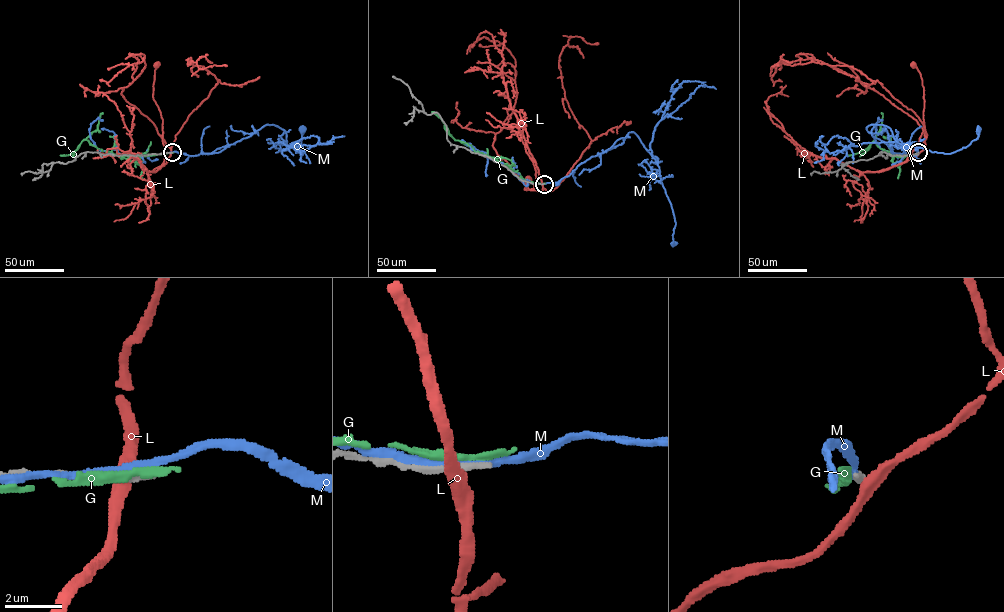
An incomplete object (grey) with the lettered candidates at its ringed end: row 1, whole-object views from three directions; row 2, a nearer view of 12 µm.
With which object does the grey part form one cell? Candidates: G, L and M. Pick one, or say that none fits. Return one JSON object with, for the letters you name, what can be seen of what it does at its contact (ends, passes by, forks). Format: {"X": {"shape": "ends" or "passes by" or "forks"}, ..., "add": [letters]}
{"add": []}

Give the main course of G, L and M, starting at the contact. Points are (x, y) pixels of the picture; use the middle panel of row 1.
G: (543, 183), (518, 177), (501, 162), (455, 140), (442, 121), (431, 111)
L: (542, 184), (535, 161), (520, 133), (535, 171), (534, 190), (524, 189), (527, 179)
M: (541, 184), (568, 176), (582, 162), (634, 132), (658, 158), (675, 222), (672, 244)

